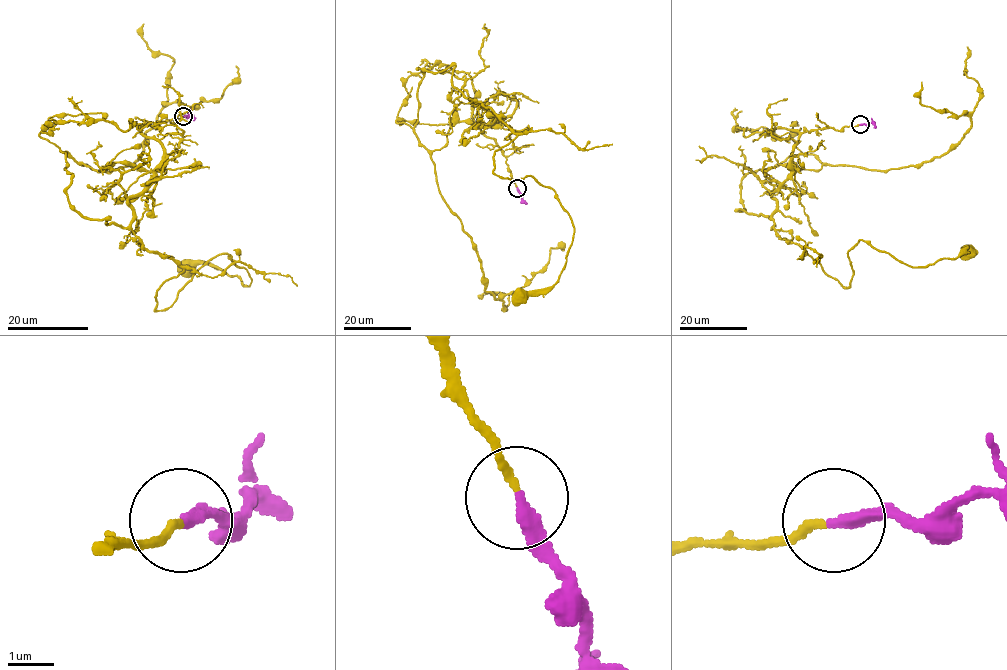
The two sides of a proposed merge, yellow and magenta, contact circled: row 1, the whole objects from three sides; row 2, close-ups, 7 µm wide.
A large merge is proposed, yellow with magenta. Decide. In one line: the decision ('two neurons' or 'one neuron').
one neuron

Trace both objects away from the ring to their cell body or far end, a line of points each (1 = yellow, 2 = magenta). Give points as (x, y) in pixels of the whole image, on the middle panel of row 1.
1: (516, 187), (471, 99), (517, 134), (494, 173), (573, 225), (522, 295)
2: (516, 188), (525, 204)

